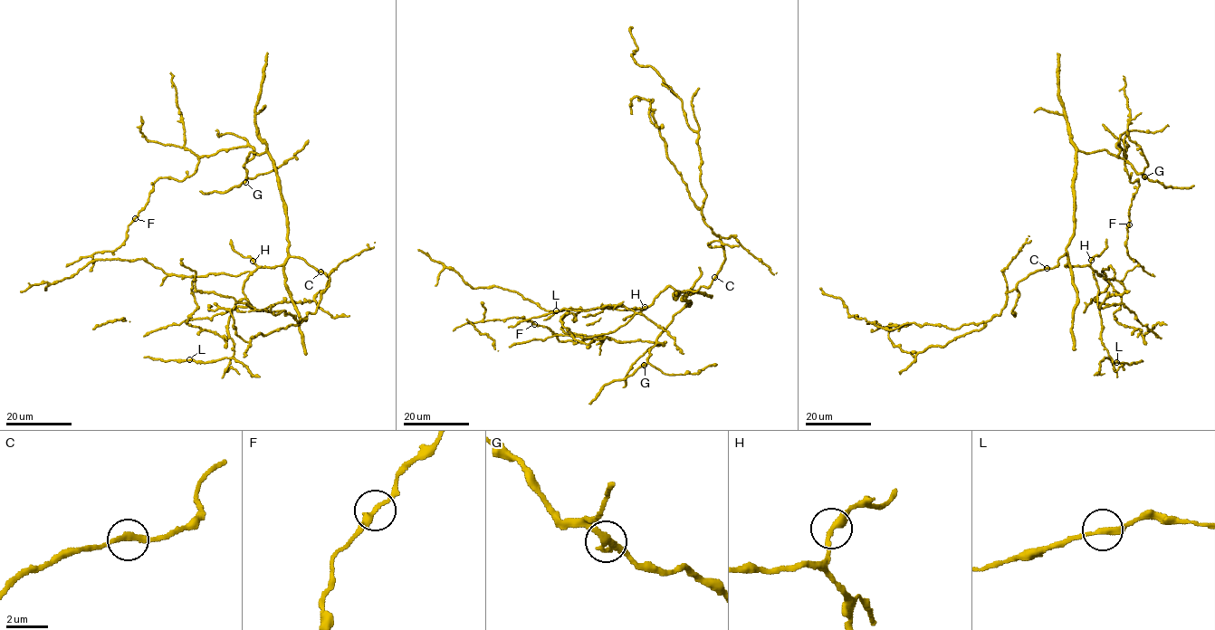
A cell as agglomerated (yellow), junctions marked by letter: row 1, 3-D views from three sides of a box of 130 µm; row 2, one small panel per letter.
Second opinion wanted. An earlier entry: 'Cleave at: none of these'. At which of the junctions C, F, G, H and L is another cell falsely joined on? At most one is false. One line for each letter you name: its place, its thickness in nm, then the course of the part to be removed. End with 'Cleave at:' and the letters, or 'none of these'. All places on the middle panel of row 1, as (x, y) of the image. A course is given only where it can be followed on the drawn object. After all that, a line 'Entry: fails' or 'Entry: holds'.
Cleave at: none of these
Entry: holds

